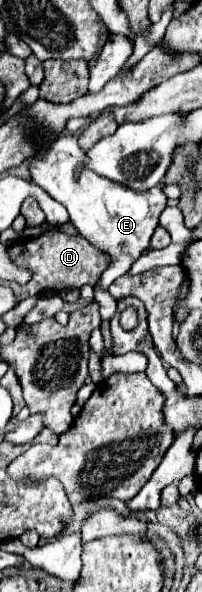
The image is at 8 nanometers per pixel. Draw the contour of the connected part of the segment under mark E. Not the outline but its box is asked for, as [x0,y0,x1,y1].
[30,133,166,289]

